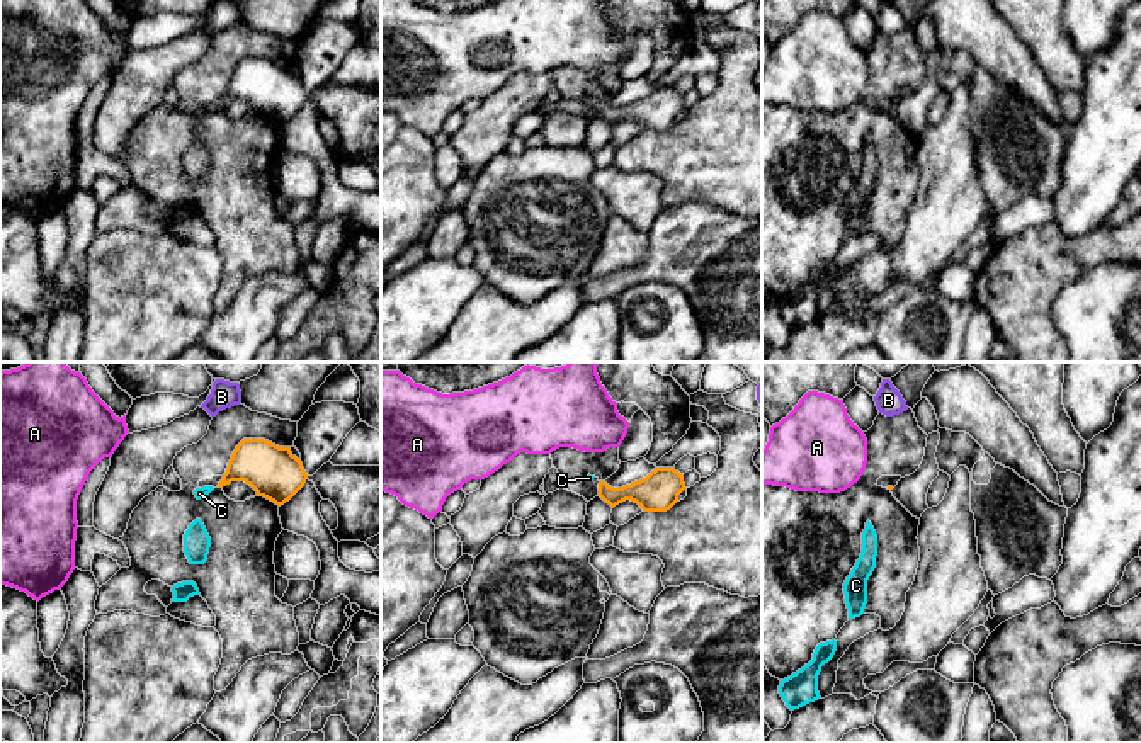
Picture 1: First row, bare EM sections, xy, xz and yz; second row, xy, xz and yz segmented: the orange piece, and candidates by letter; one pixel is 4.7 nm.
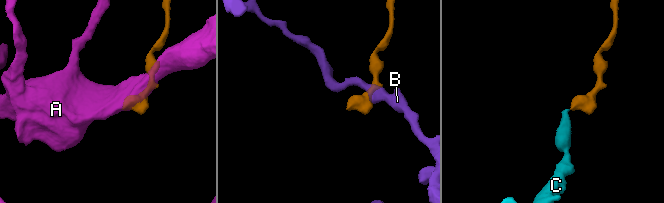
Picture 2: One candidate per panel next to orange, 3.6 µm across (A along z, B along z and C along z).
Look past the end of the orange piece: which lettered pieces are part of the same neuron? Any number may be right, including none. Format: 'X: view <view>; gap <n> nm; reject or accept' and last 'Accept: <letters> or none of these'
A: view xz; gap 140 nm; reject
B: view xy; gap 160 nm; reject
C: view xy; gap 30 nm; accept
Accept: C

